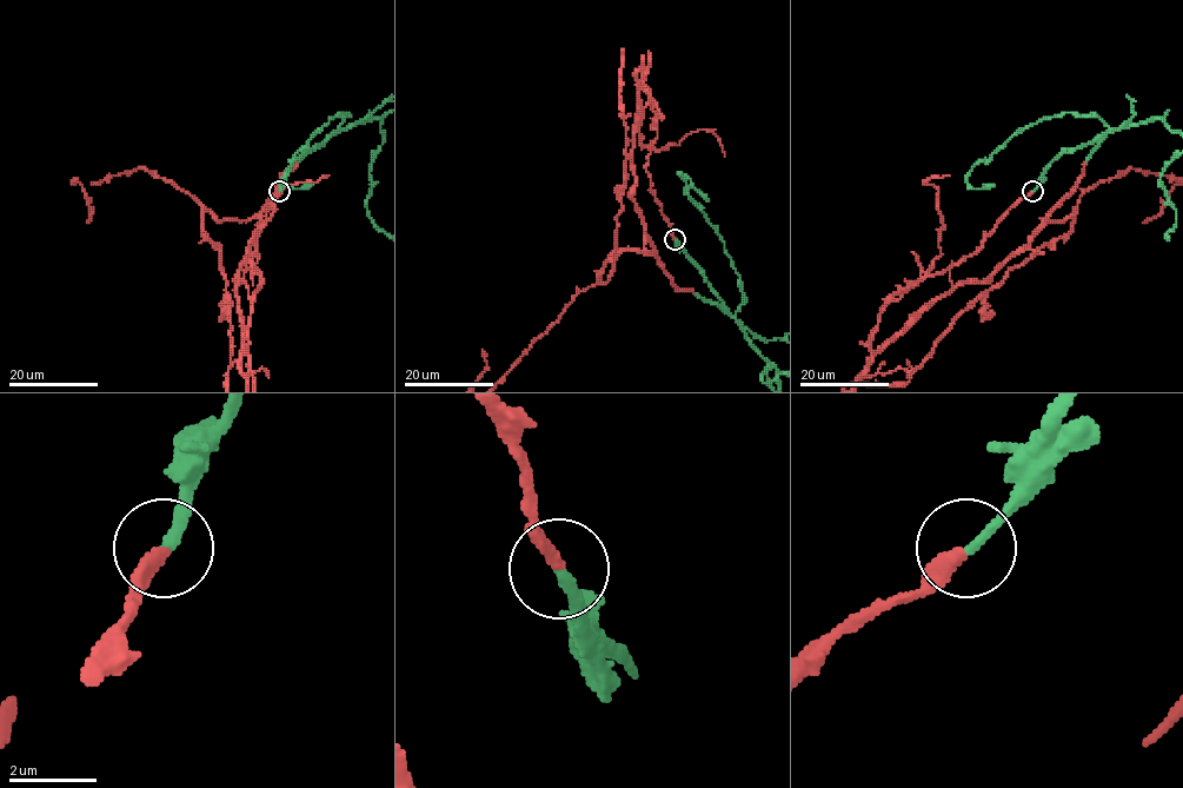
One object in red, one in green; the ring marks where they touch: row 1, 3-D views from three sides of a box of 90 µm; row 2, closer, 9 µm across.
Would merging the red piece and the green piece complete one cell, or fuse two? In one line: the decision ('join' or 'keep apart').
join

